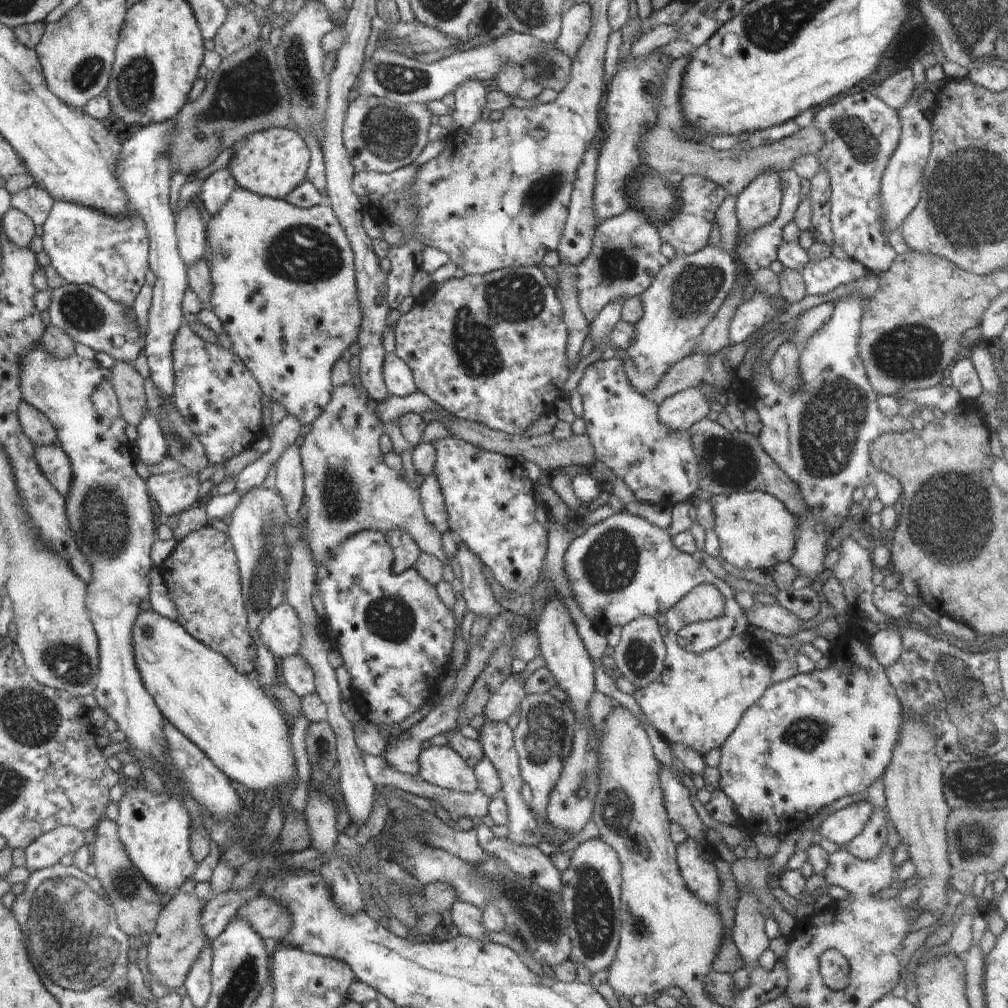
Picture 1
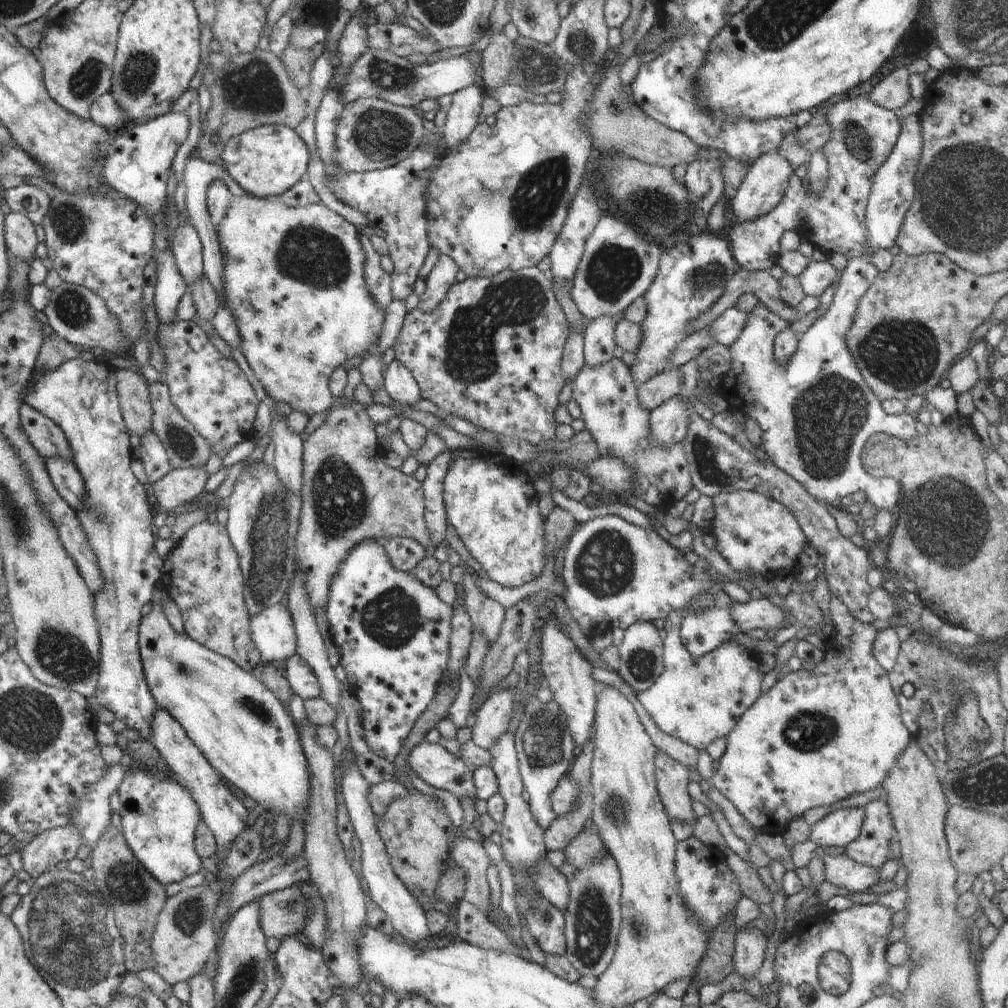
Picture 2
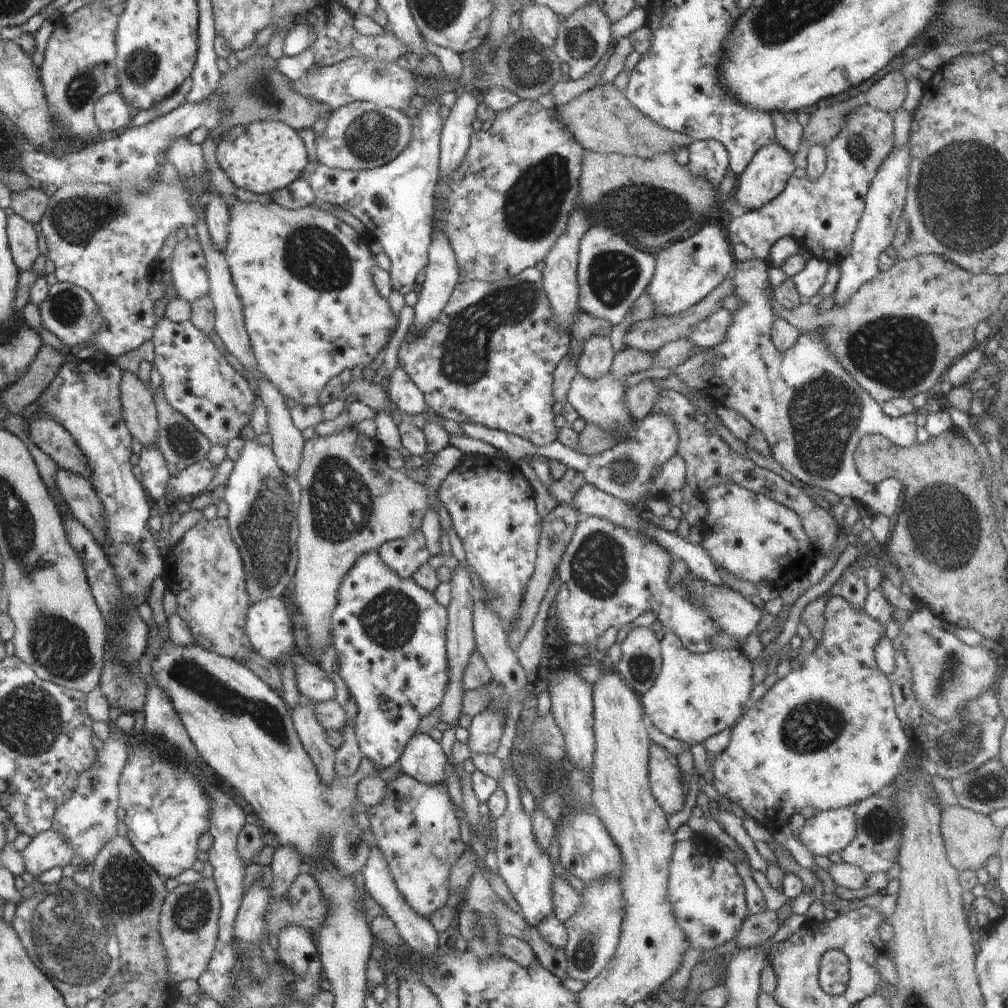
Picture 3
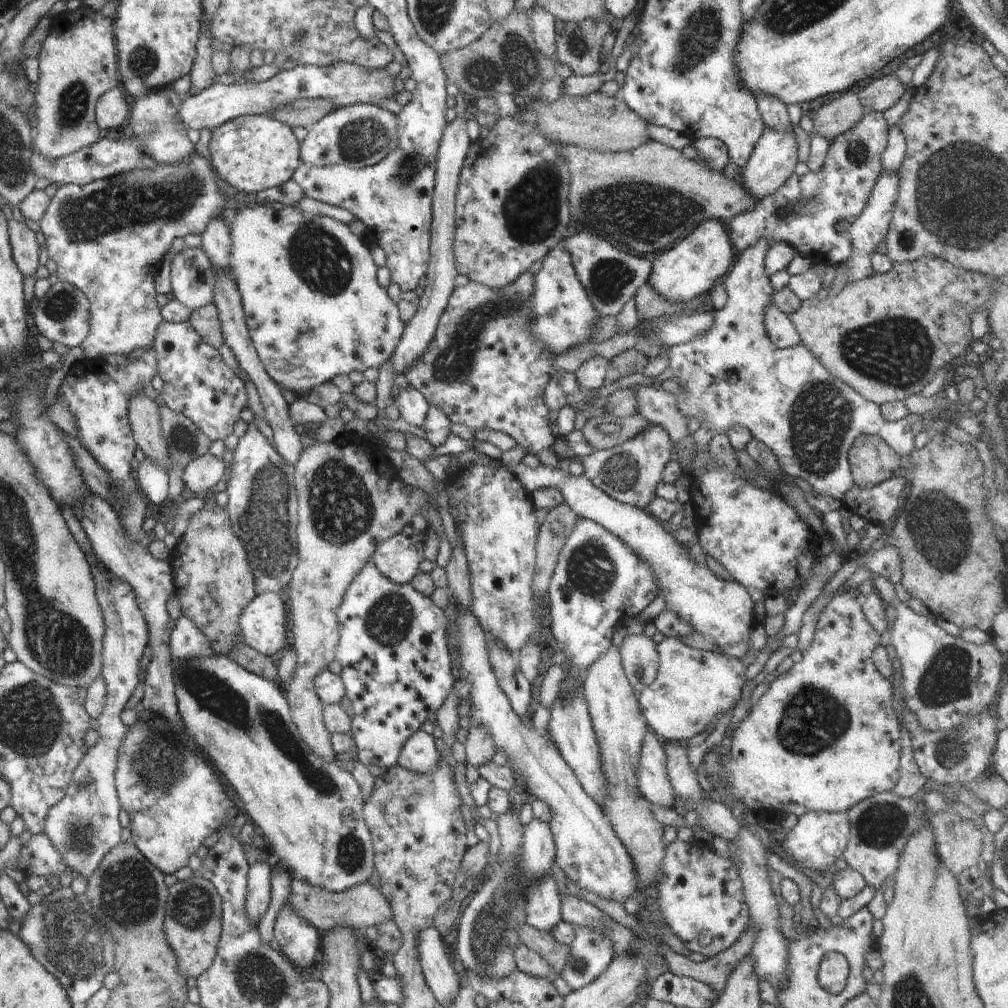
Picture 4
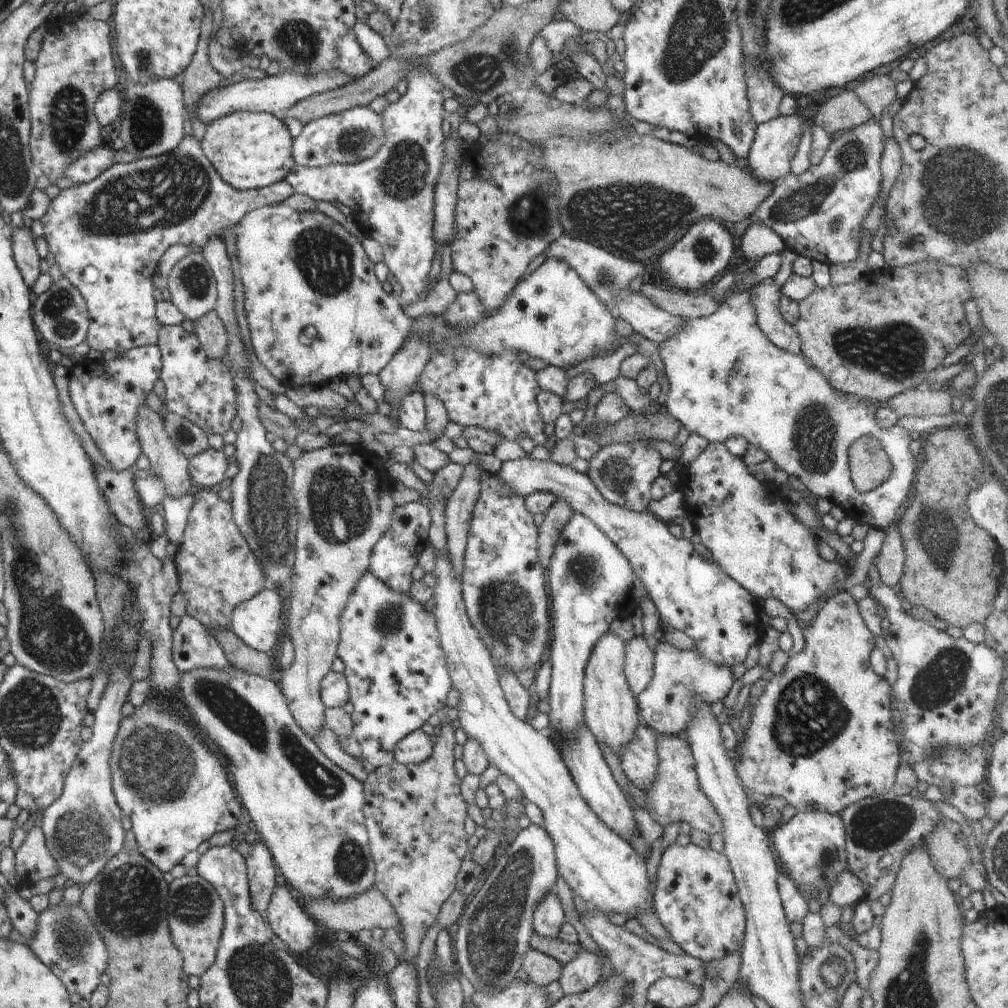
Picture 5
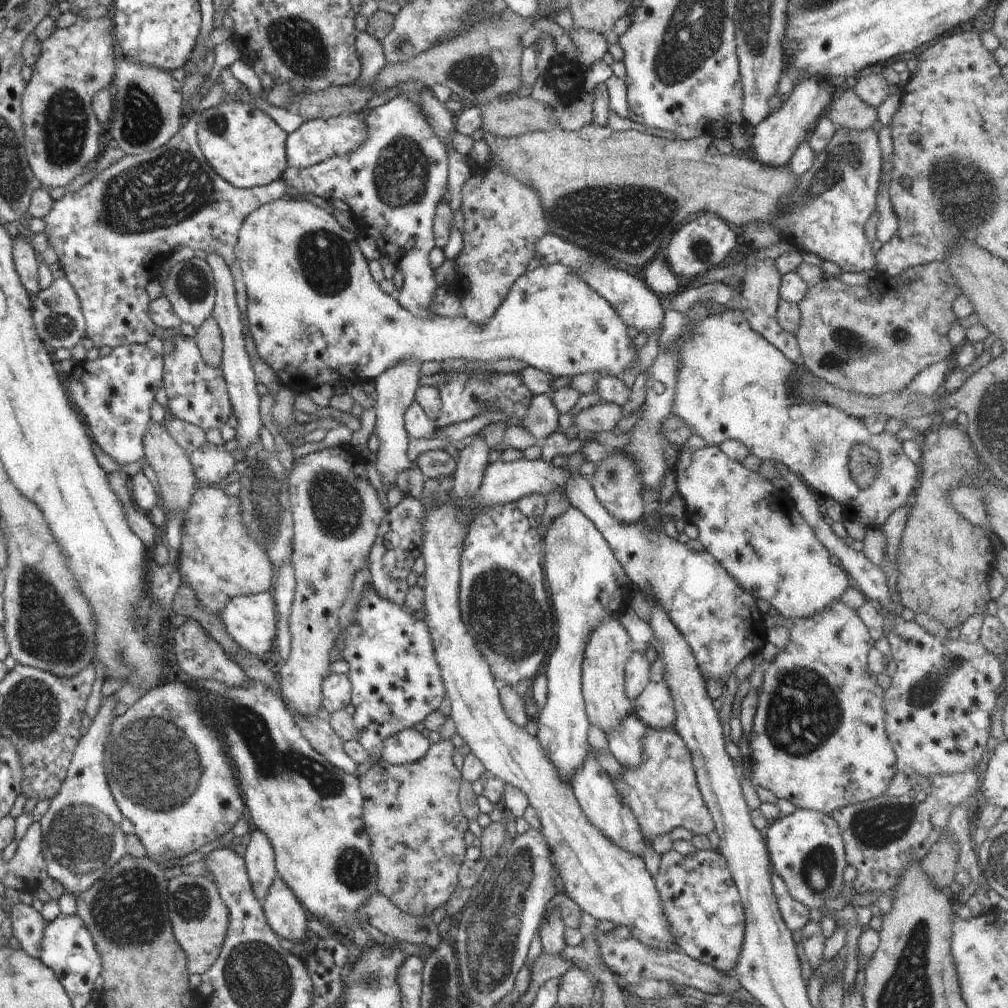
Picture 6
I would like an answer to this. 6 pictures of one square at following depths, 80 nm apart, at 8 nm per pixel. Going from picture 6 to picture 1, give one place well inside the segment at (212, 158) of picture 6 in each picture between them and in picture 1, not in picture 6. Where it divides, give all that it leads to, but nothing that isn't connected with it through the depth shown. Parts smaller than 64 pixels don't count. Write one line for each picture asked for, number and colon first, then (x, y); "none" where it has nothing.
1: (272, 163)
2: (267, 161)
3: (263, 157)
4: (253, 153)
5: (249, 150)

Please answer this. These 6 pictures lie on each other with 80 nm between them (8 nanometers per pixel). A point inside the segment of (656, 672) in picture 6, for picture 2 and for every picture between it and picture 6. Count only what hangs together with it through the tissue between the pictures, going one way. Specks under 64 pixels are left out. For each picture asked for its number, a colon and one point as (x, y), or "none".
2: (698, 700)
3: (695, 696)
4: (693, 689)
5: (682, 678)

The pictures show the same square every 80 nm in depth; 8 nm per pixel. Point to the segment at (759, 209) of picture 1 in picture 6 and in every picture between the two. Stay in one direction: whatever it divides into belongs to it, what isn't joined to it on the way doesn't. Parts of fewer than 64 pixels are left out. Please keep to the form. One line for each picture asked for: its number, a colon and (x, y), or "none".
2: (763, 187)
3: (767, 174)
4: (772, 162)
5: (776, 142)
6: (774, 140)

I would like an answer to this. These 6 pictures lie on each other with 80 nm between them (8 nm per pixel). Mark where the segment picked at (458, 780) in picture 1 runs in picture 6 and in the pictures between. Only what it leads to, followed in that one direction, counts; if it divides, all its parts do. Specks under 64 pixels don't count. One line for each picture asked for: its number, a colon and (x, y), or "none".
2: (435, 765)
3: (423, 759)
4: (419, 754)
5: (415, 748)
6: (410, 745)

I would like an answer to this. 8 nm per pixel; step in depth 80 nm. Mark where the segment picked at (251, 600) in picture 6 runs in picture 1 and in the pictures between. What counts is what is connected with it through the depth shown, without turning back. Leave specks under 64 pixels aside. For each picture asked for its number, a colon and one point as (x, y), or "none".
1: (280, 631)
2: (272, 631)
3: (268, 627)
4: (263, 624)
5: (260, 621)

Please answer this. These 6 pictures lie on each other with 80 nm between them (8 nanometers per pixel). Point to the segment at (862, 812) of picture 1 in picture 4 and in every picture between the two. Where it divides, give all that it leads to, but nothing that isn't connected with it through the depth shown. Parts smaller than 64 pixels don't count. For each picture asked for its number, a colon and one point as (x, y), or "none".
2: (838, 828)
3: (829, 831)
4: (818, 839)

